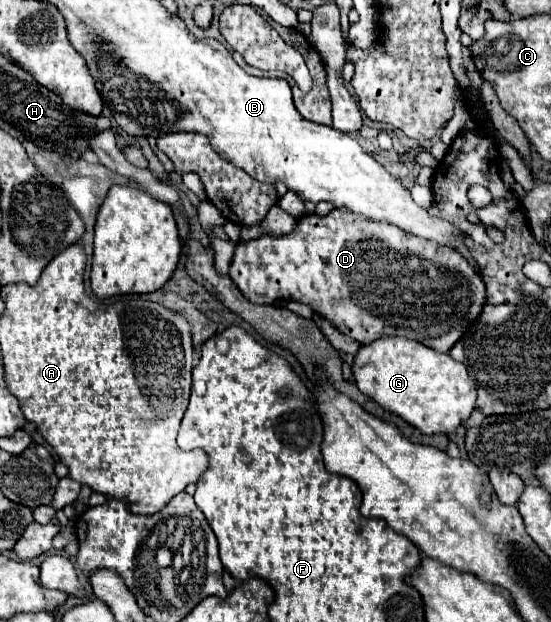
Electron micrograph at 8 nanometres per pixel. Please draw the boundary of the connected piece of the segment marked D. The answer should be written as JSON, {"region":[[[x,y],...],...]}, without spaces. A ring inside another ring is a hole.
{"region":[[[333,209],[329,215],[319,217],[315,213],[305,213],[303,217],[297,219],[295,229],[287,235],[275,237],[275,235],[261,235],[249,243],[237,243],[235,255],[233,255],[233,263],[231,263],[231,271],[229,271],[233,283],[241,289],[241,293],[251,301],[251,303],[263,303],[263,305],[271,305],[275,301],[299,301],[299,303],[307,303],[313,307],[315,313],[319,313],[321,317],[329,319],[341,333],[345,333],[347,337],[359,341],[361,345],[371,343],[375,339],[381,337],[409,337],[413,341],[419,341],[435,351],[441,353],[449,353],[449,349],[459,341],[459,337],[467,331],[467,327],[479,317],[481,307],[485,303],[485,285],[481,283],[481,277],[477,275],[477,271],[467,263],[467,259],[457,253],[455,249],[449,249],[445,245],[437,245],[437,243],[427,243],[427,239],[415,237],[415,235],[405,235],[405,231],[393,227],[393,223],[373,223],[367,219],[359,219],[359,215],[349,215],[349,211],[343,209]]]}

